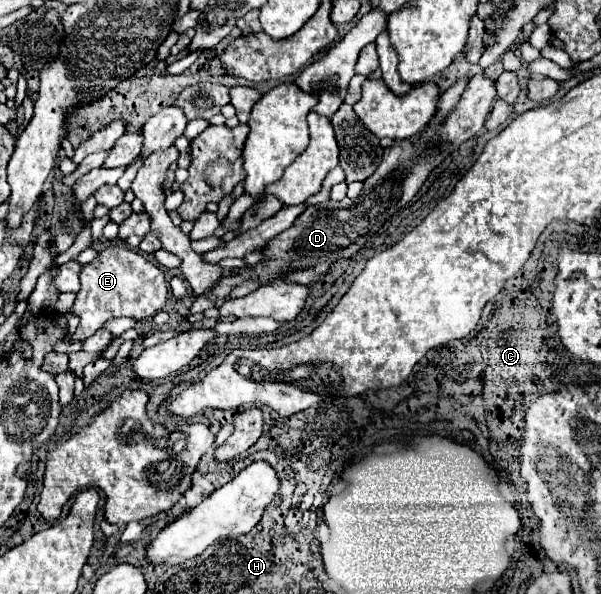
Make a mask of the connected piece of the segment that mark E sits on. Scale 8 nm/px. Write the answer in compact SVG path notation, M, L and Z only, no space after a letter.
M106 247L98 253L98 257L84 265L80 271L80 291L76 293L76 301L70 309L80 323L70 341L84 341L96 333L106 321L116 317L132 317L146 319L162 311L168 297L168 283L164 279L164 271L150 263L140 253L126 247Z

